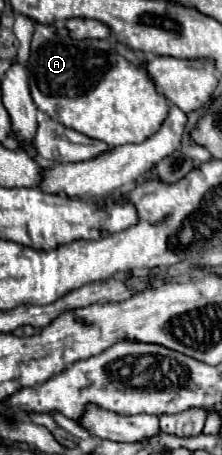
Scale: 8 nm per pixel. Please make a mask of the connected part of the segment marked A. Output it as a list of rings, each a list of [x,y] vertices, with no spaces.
[[[38,25],[30,43],[30,91],[36,107],[50,119],[112,147],[142,143],[168,115],[168,101],[140,69],[132,49],[106,39],[70,39],[62,25]]]

